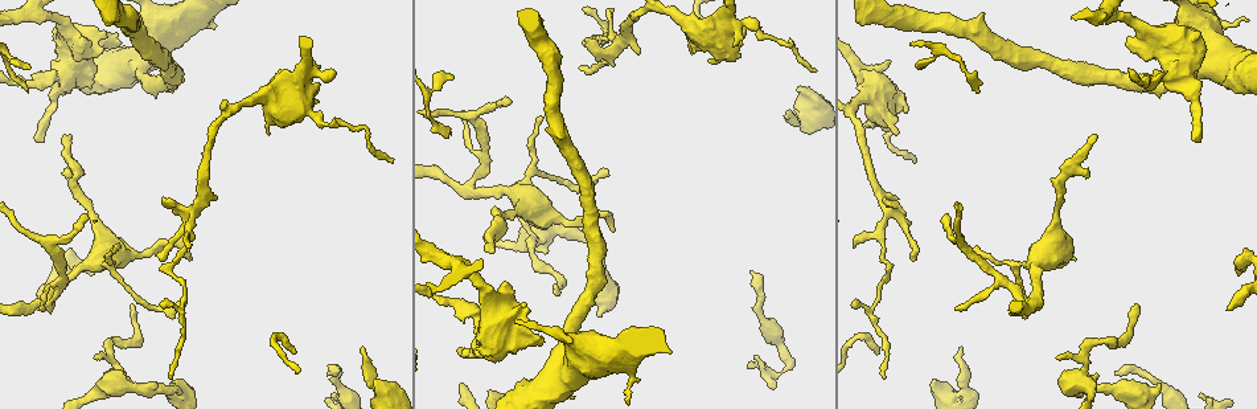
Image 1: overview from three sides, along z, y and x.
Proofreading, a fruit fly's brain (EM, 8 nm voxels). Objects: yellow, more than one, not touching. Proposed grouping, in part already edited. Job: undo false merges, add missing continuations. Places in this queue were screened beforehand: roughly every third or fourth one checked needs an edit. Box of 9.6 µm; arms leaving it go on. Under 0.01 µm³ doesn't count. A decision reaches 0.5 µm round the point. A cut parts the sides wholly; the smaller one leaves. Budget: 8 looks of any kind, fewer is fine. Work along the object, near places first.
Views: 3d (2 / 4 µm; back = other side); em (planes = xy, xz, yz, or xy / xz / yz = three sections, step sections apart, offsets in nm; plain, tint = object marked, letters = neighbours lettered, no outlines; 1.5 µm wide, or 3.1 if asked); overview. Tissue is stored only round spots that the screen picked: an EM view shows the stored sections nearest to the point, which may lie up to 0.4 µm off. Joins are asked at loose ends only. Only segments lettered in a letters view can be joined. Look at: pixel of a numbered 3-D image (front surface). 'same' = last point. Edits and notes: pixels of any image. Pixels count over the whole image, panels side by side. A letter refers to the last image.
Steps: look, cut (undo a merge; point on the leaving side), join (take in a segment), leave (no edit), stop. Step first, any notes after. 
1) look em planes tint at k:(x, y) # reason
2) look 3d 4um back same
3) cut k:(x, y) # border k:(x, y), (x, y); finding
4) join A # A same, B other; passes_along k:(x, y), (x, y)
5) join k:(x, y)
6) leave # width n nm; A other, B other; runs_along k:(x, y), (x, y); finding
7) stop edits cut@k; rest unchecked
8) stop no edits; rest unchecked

look 3d 4um back at 1:(1139, 306) # free end

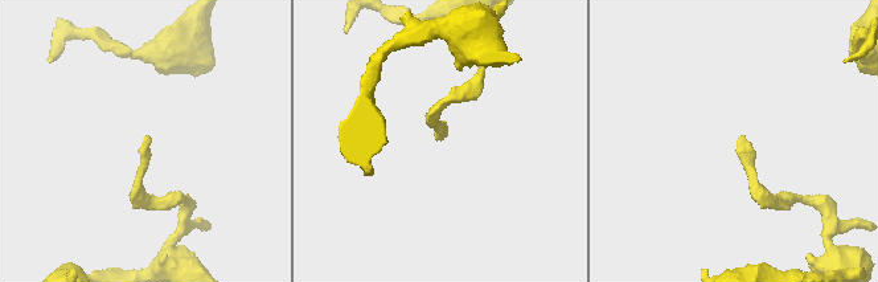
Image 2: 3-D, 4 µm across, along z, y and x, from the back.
look em xz step 8 letters at 2:(447, 135) # shape alone is not enough

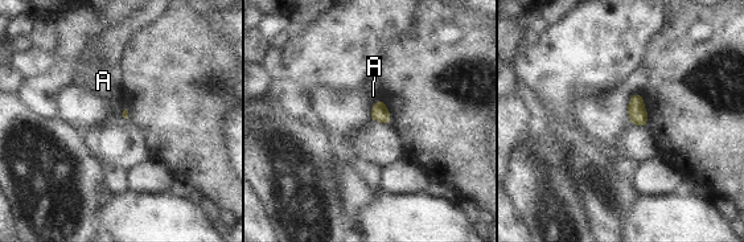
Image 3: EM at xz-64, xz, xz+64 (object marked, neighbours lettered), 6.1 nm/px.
leave # A other; border 3:(382, 98), (372, 105); no lettered segment goes on from it

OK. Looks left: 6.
look em planes tint at 1:(461, 386) # free end

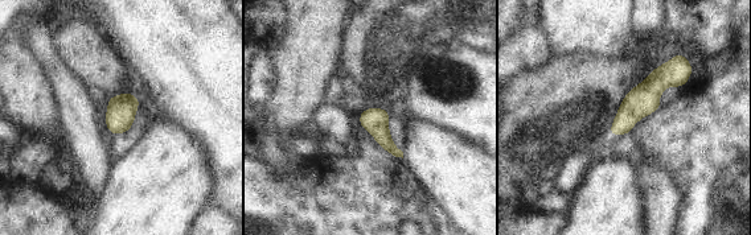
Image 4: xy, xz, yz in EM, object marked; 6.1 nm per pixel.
look em planes letters same

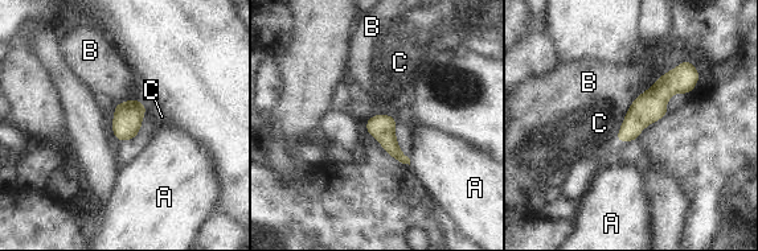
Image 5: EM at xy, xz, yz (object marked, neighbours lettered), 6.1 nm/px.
leave # A other, B other, C other; border 5:(373, 114), (389, 114), (398, 122); none of them fits

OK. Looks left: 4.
look 3d 2um at 1:(1003, 283) # branch point

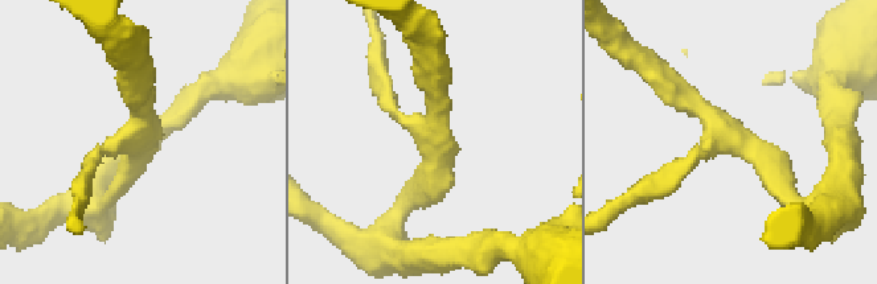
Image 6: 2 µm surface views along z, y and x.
look em xy step 4 tint at 6:(434, 147)

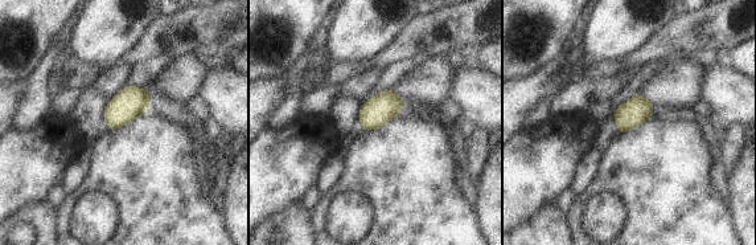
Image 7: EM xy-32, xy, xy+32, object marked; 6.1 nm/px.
look em planes letters same # another direction

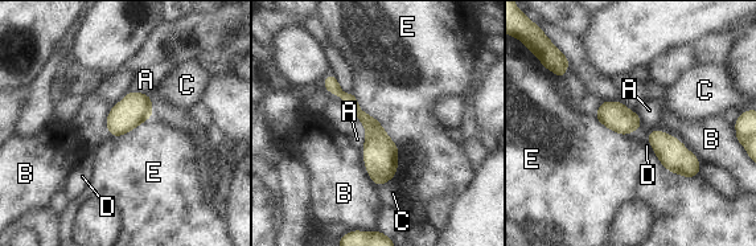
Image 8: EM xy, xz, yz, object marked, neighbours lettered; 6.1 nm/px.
leave # A other, B other, C other, D other, E other; runs_along 8:(328, 81), (373, 127), (379, 181); continuous, no second neuron

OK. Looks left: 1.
stop no edits; rest unchecked

